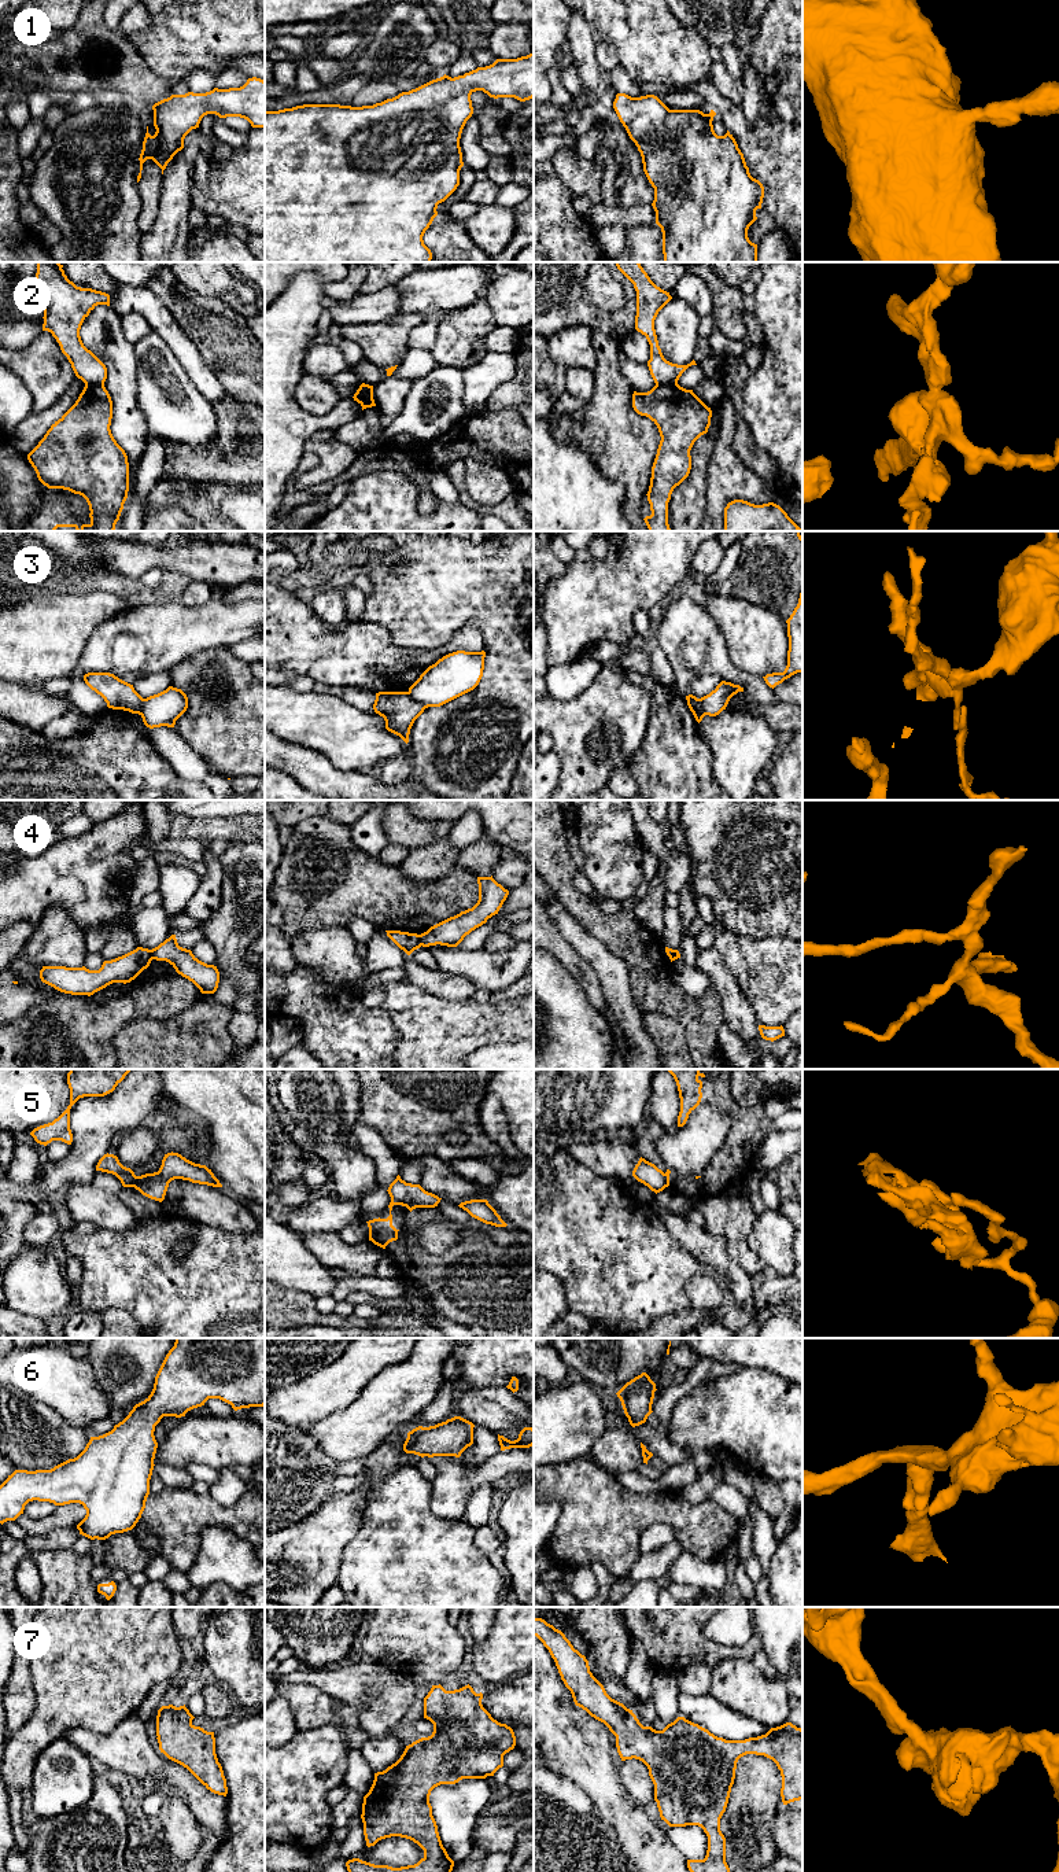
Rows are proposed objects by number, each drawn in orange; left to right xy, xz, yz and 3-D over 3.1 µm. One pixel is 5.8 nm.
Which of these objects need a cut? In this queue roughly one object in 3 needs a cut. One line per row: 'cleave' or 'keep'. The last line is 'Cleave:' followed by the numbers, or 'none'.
1: keep
2: cleave
3: cleave
4: cleave
5: cleave
6: keep
7: keep
Cleave: 2, 3, 4, 5

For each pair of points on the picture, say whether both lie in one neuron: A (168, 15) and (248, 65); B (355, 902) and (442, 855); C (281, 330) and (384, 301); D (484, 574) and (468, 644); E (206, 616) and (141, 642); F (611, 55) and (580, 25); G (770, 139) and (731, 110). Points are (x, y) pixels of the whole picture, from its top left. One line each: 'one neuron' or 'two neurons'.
A: two neurons
B: two neurons
C: two neurons
D: two neurons
E: one neuron
F: two neurons
G: one neuron

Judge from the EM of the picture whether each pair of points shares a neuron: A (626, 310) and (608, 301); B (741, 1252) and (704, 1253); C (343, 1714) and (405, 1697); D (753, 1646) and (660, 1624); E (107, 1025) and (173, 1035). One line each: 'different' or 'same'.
A: different
B: different
C: different
D: same
E: different

